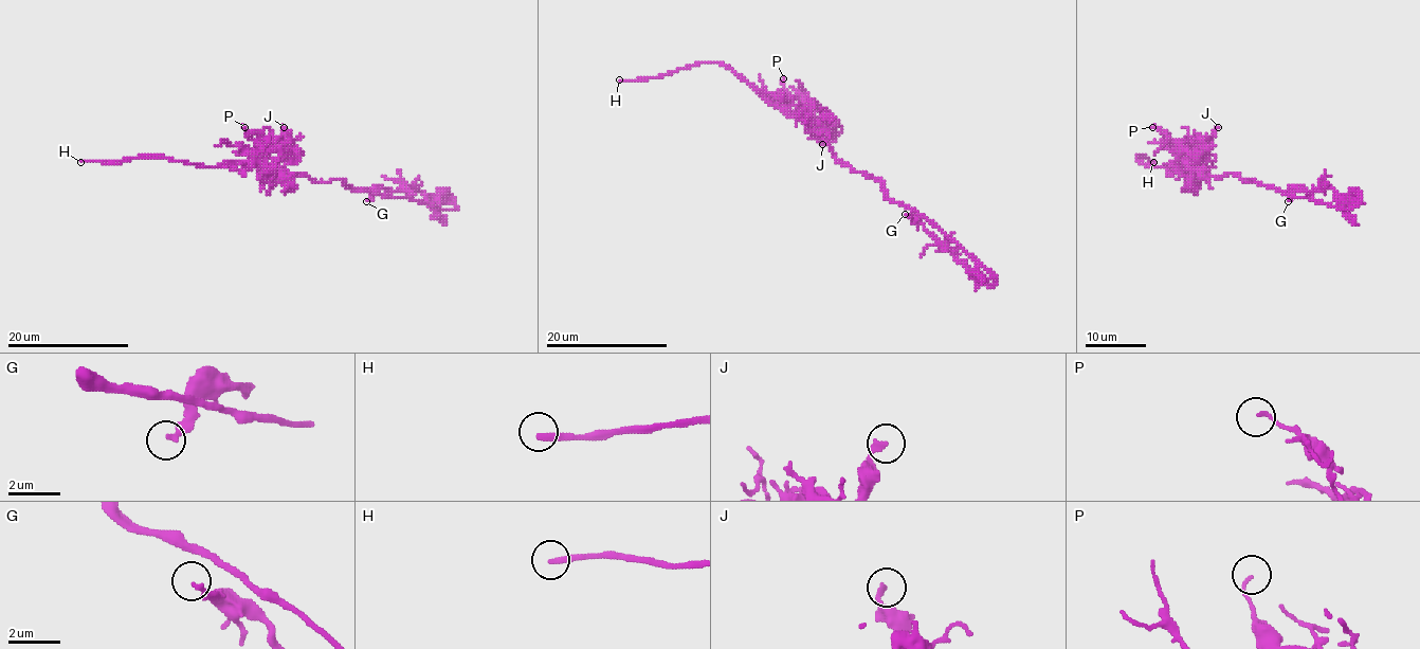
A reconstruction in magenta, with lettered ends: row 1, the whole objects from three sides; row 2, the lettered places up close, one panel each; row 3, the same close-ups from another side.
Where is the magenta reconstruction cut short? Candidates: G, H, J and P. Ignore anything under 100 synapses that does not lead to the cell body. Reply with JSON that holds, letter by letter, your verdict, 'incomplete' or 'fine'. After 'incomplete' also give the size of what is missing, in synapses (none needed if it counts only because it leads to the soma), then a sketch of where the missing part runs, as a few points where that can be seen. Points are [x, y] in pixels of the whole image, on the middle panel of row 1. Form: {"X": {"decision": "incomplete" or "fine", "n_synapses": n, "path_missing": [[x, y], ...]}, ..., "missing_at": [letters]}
{"G": {"decision": "fine"}, "H": {"decision": "incomplete"}, "J": {"decision": "fine"}, "P": {"decision": "fine"}, "missing_at": ["H"]}

